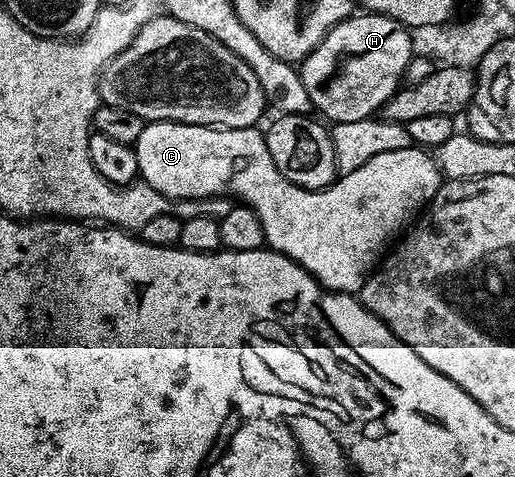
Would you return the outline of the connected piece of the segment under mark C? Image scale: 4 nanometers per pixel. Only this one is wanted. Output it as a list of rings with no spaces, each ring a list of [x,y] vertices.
[[[147,123],[141,137],[137,137],[133,145],[137,153],[139,179],[153,185],[157,193],[165,193],[165,197],[170,199],[204,199],[226,195],[242,201],[257,213],[261,229],[265,229],[266,246],[272,251],[280,251],[294,263],[300,263],[329,291],[360,291],[367,276],[388,254],[393,240],[408,230],[412,220],[430,204],[431,198],[445,182],[436,156],[412,145],[405,149],[393,149],[389,153],[377,153],[377,157],[369,157],[361,169],[353,169],[353,173],[348,175],[340,174],[329,187],[310,191],[286,179],[277,165],[273,165],[273,157],[269,157],[267,148],[267,136],[259,130],[258,126],[229,129],[188,123]]]

